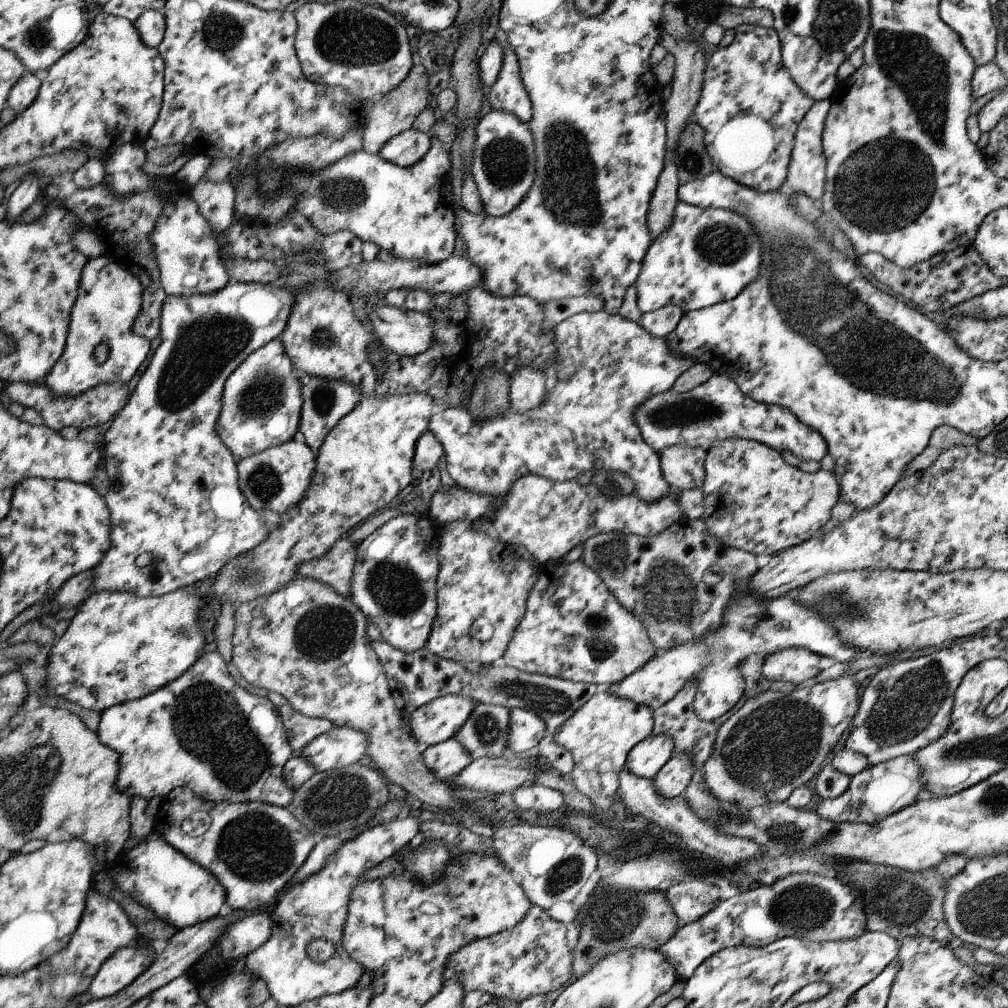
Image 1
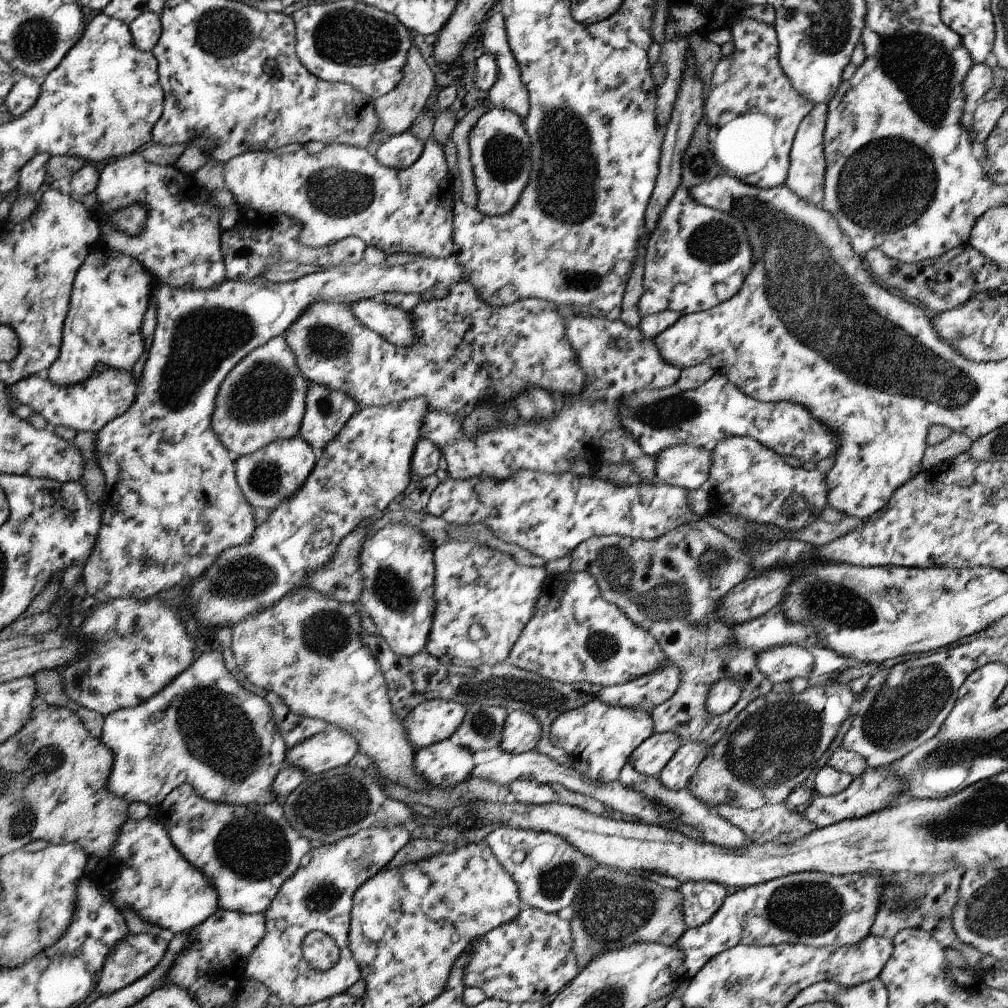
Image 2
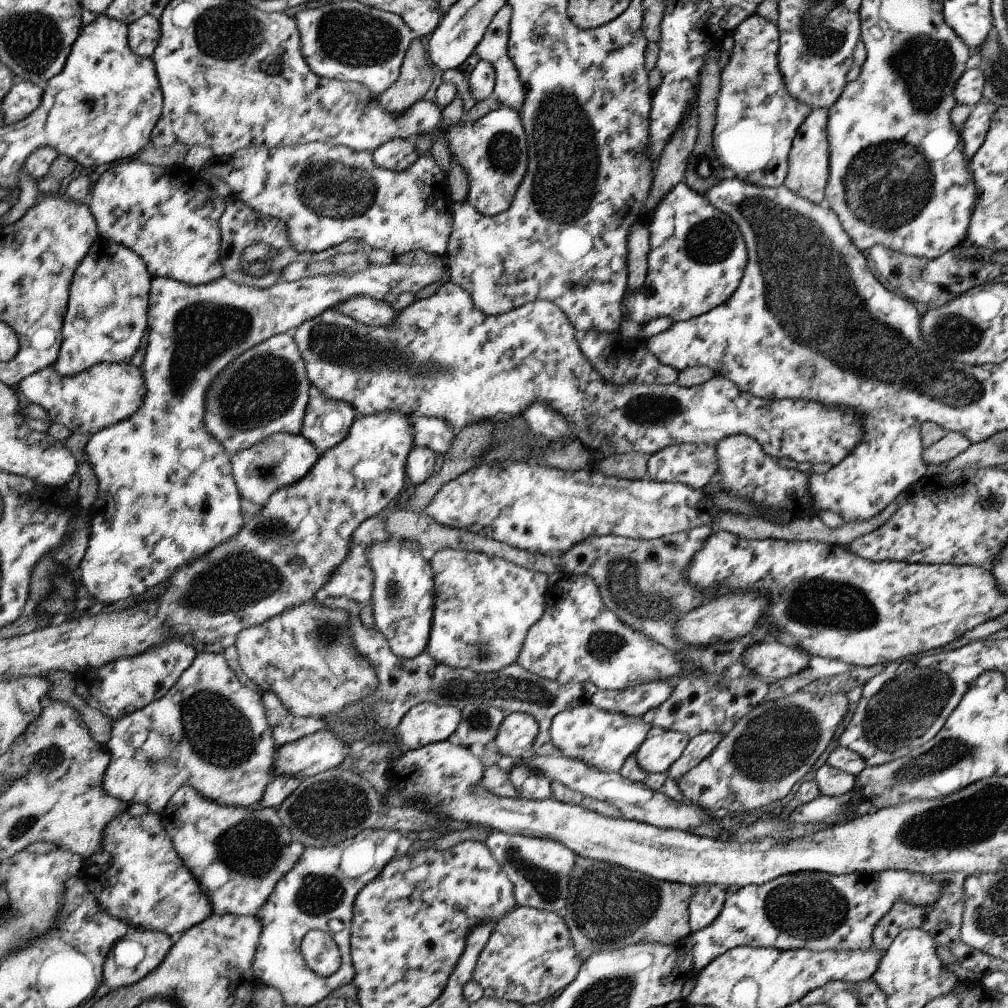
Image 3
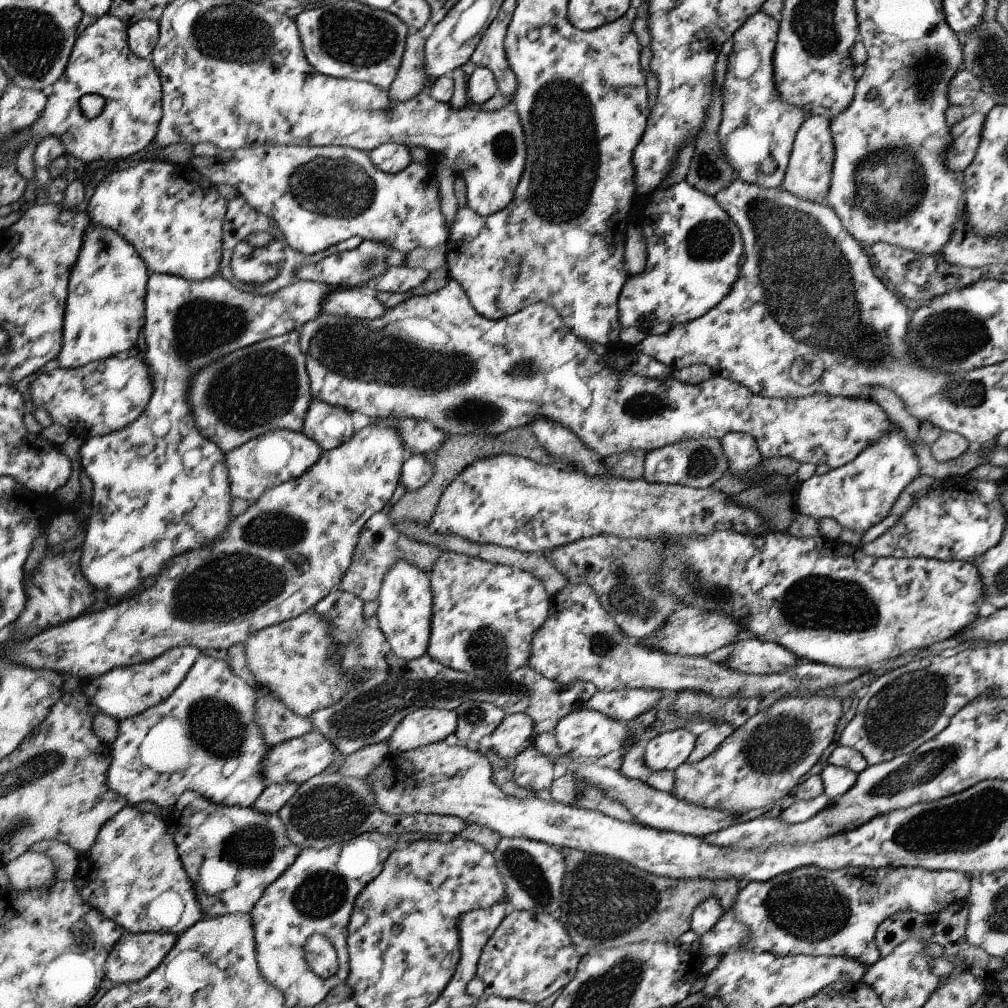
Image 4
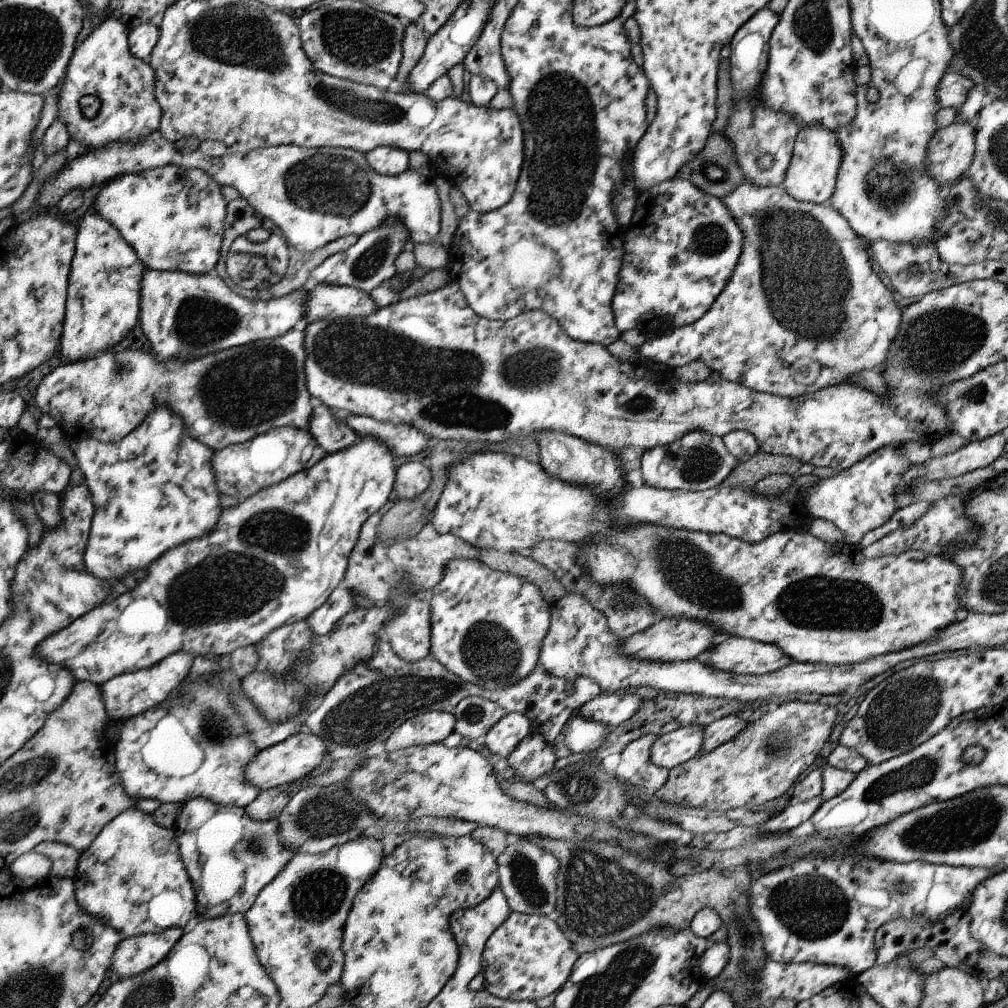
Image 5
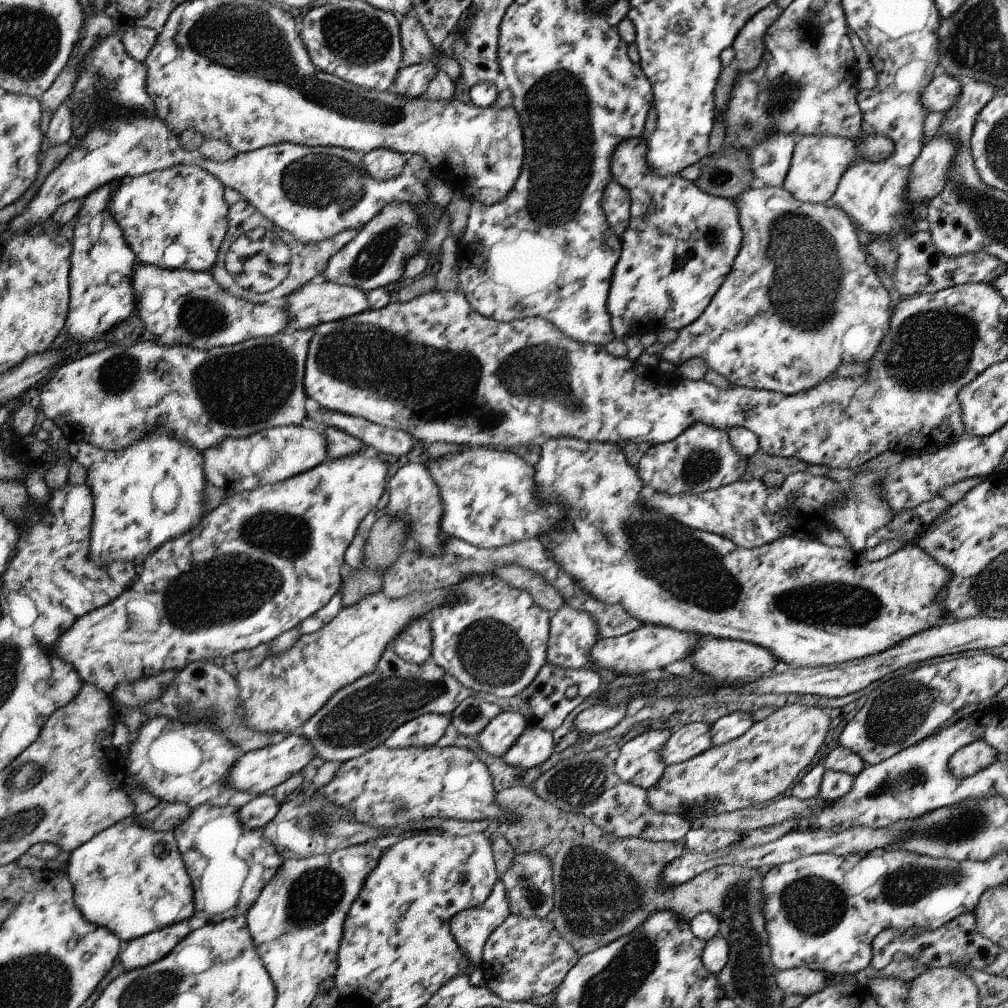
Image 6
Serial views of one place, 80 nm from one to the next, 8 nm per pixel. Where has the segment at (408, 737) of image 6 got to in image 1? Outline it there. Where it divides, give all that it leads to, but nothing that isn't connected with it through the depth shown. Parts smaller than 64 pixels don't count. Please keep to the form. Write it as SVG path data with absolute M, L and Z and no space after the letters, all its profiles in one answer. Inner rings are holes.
M458 694L440 696L408 718L410 735L426 746L444 743L463 728L475 712L476 704L472 698Z

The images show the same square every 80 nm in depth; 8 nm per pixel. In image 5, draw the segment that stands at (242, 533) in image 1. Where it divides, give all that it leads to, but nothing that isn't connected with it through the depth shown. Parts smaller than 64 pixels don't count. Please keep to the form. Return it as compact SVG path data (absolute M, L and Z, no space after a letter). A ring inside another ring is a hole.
M146 269L141 284L140 326L151 342L151 352L160 362L176 357L198 359L222 349L286 335L303 319L311 285L270 301L251 301L234 292L216 272L195 275ZM160 404L144 422L122 440L103 443L96 439L81 439L70 444L91 491L95 514L91 520L84 564L97 579L122 581L137 570L147 570L152 562L182 543L207 535L218 527L218 478L214 470L214 449L192 438L184 420L168 405Z

